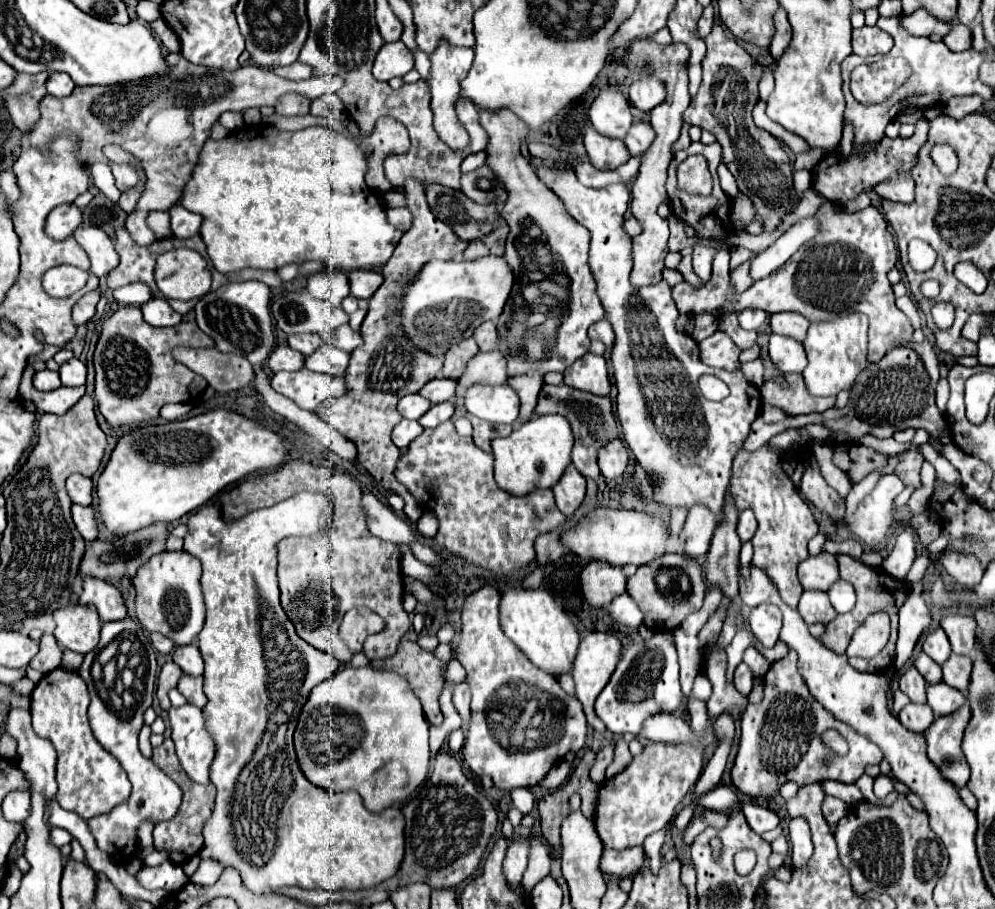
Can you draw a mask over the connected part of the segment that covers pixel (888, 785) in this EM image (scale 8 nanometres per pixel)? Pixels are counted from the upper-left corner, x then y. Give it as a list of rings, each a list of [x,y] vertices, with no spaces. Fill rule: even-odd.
[[[877,776],[873,790],[875,790],[877,798],[885,798],[889,792],[895,790],[895,782],[893,782],[891,776]]]

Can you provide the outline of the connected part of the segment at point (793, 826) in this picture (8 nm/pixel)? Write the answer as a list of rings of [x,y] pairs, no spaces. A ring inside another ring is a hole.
[[[793,818],[789,822],[789,840],[791,840],[791,852],[793,852],[793,868],[807,866],[809,858],[813,856],[813,842],[809,826],[803,818]]]

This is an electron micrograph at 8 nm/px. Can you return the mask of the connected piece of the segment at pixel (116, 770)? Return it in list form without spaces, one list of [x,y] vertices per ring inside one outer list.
[[[53,670],[45,674],[31,694],[33,728],[39,736],[49,738],[57,750],[57,802],[63,810],[71,810],[89,820],[113,806],[125,802],[131,794],[131,782],[127,780],[121,764],[95,742],[87,720],[89,694],[83,678],[77,672]]]

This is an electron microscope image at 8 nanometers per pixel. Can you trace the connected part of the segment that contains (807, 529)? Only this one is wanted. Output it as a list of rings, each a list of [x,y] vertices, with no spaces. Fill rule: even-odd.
[[[762,446],[755,452],[743,452],[733,460],[731,476],[731,494],[739,510],[751,508],[759,522],[759,528],[753,536],[753,566],[765,570],[779,590],[779,596],[791,608],[797,608],[797,602],[803,594],[803,586],[797,580],[797,564],[809,556],[807,542],[817,534],[817,522],[811,514],[809,504],[801,498],[799,490],[783,472],[782,457],[776,452],[769,452]]]

